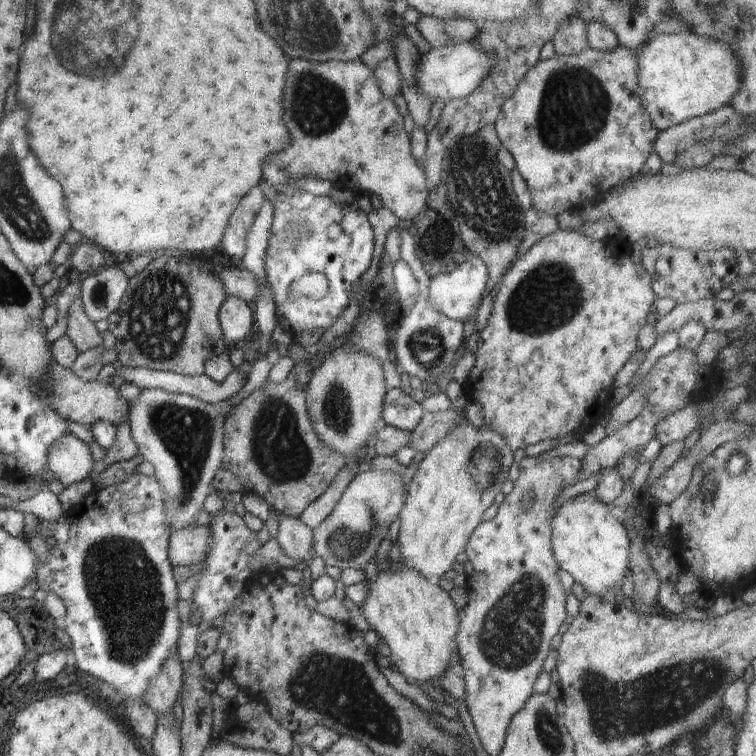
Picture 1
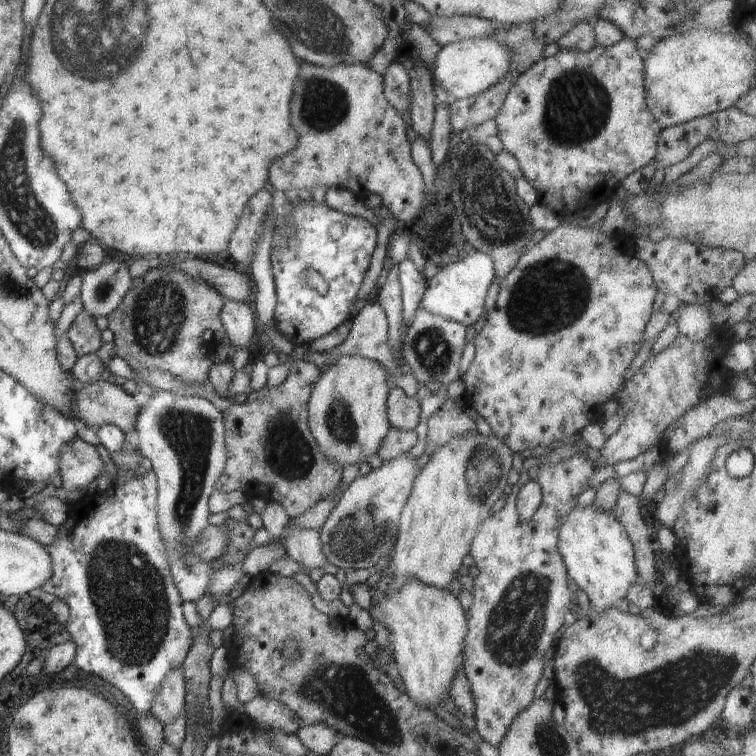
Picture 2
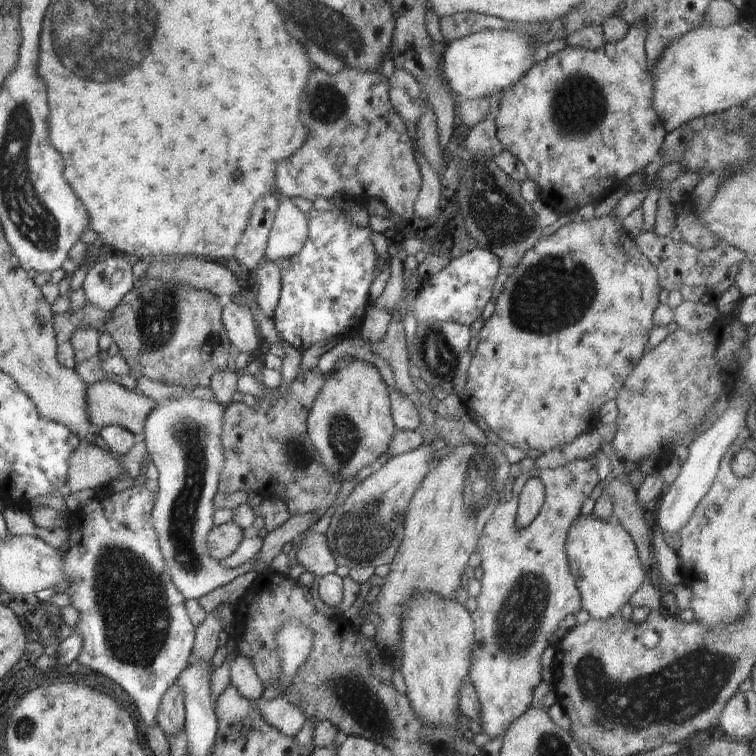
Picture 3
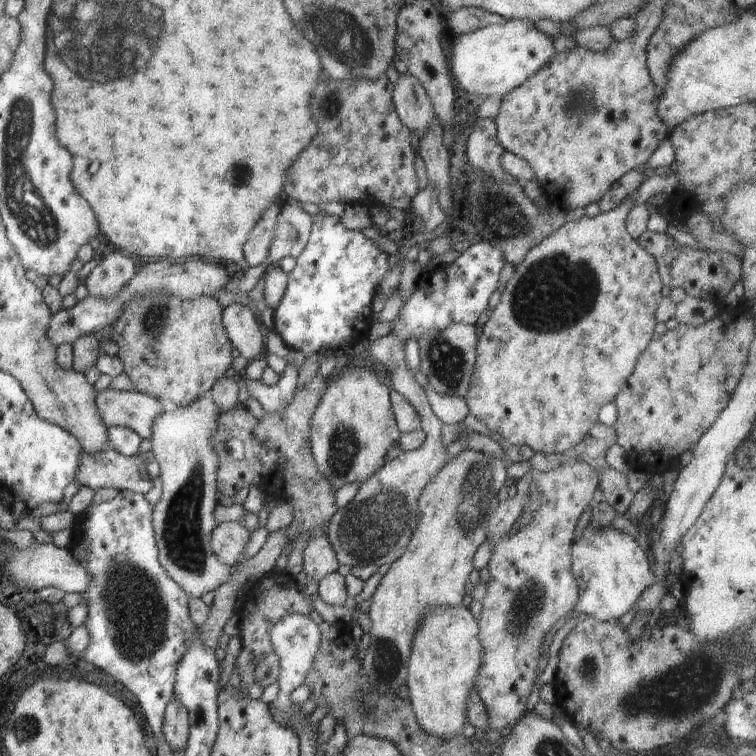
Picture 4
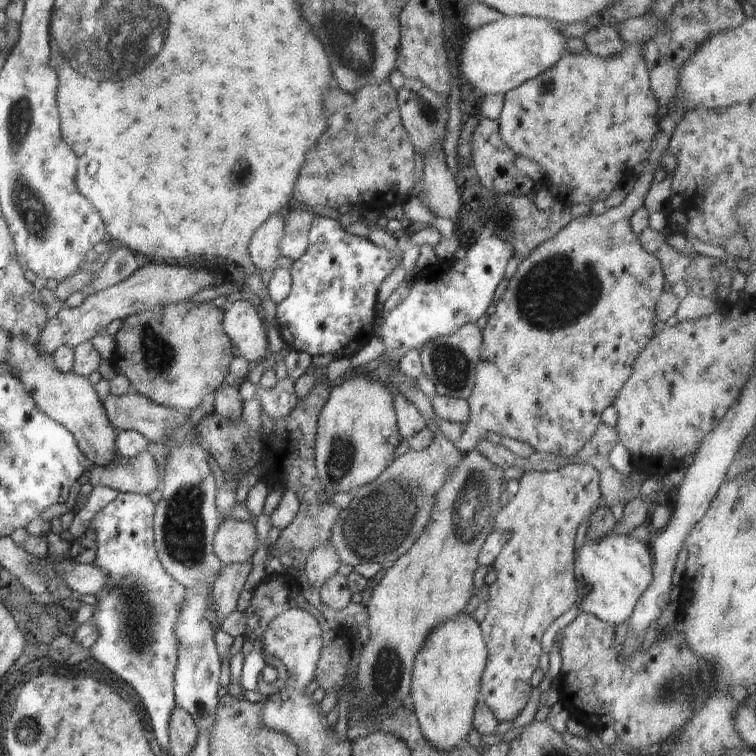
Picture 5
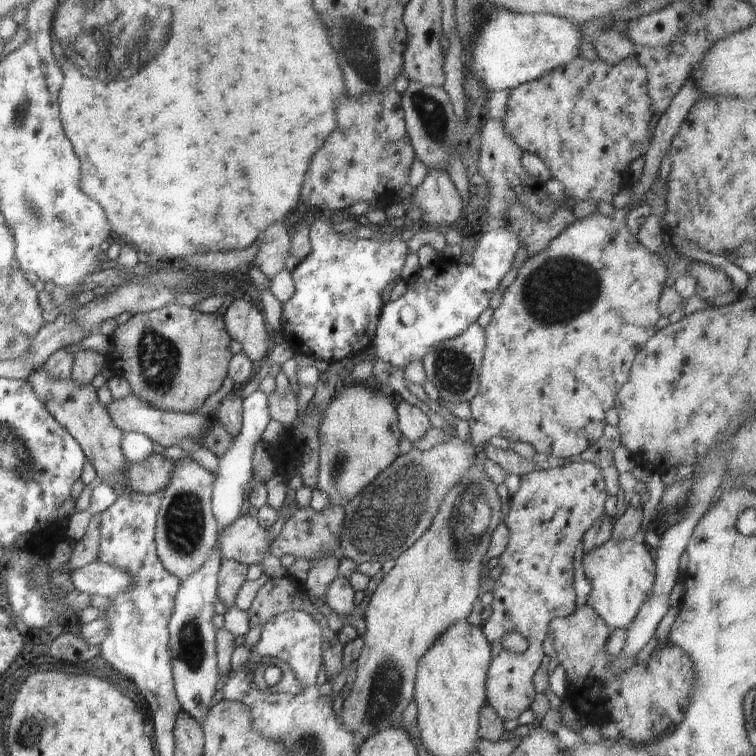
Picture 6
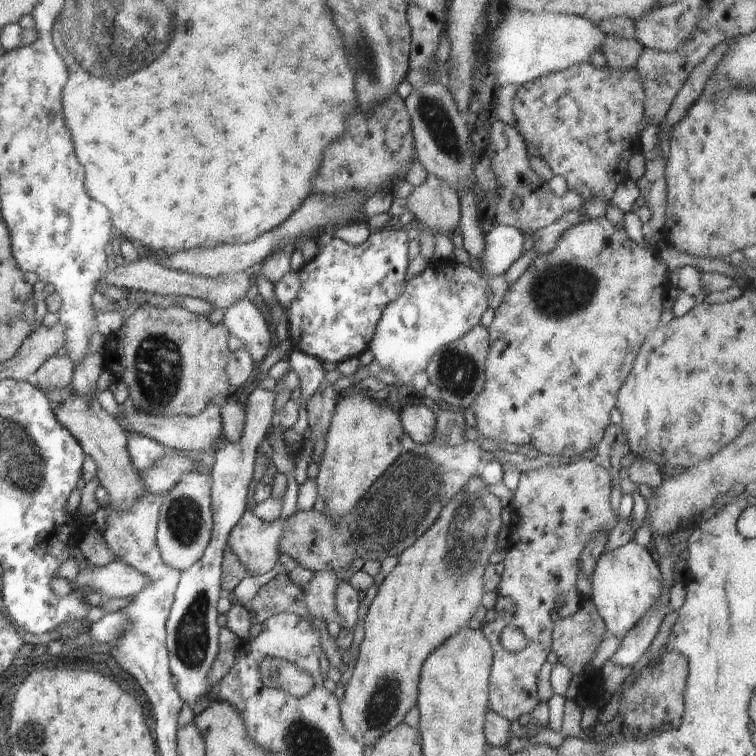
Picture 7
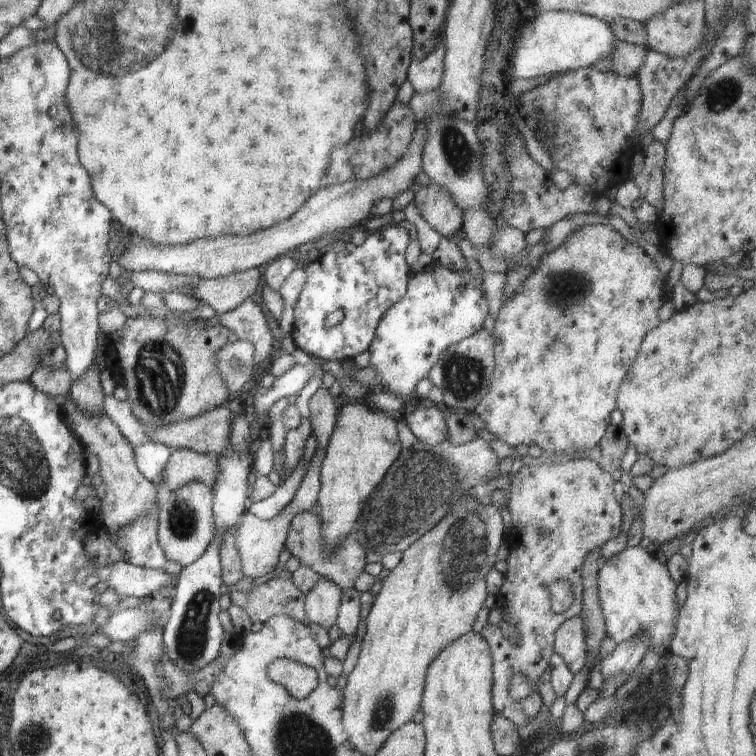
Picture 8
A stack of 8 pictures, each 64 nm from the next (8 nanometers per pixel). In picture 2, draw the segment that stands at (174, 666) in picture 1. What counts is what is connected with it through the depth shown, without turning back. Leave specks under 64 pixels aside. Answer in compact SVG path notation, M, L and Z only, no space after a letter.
M176 667L155 692L150 714L165 726L181 713L185 713L185 676L182 668Z

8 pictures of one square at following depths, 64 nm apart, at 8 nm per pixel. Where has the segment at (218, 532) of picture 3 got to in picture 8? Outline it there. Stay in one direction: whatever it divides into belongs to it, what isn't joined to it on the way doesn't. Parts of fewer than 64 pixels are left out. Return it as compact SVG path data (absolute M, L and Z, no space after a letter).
M320 388L309 401L310 410L310 427L312 428L311 434L314 434L318 440L316 452L312 456L308 464L308 469L304 475L304 480L298 488L298 492L294 499L278 516L271 520L261 520L246 511L239 520L238 530L236 530L236 548L241 559L241 568L243 576L252 578L262 577L266 574L271 574L278 565L280 555L285 550L286 540L288 538L288 530L292 520L296 514L301 511L309 511L314 505L317 504L320 490L320 468L325 456L325 451L329 442L329 436L332 434L337 422L336 406L334 405L334 397L331 396L329 390Z

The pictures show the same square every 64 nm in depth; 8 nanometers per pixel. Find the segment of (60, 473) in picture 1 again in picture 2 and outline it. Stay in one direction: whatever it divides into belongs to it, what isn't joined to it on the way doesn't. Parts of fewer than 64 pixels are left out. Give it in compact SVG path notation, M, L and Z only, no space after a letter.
M76 438L74 442L68 442L63 452L63 475L64 490L70 492L76 490L78 486L86 486L98 476L102 470L102 460L94 446L82 442L82 439Z

